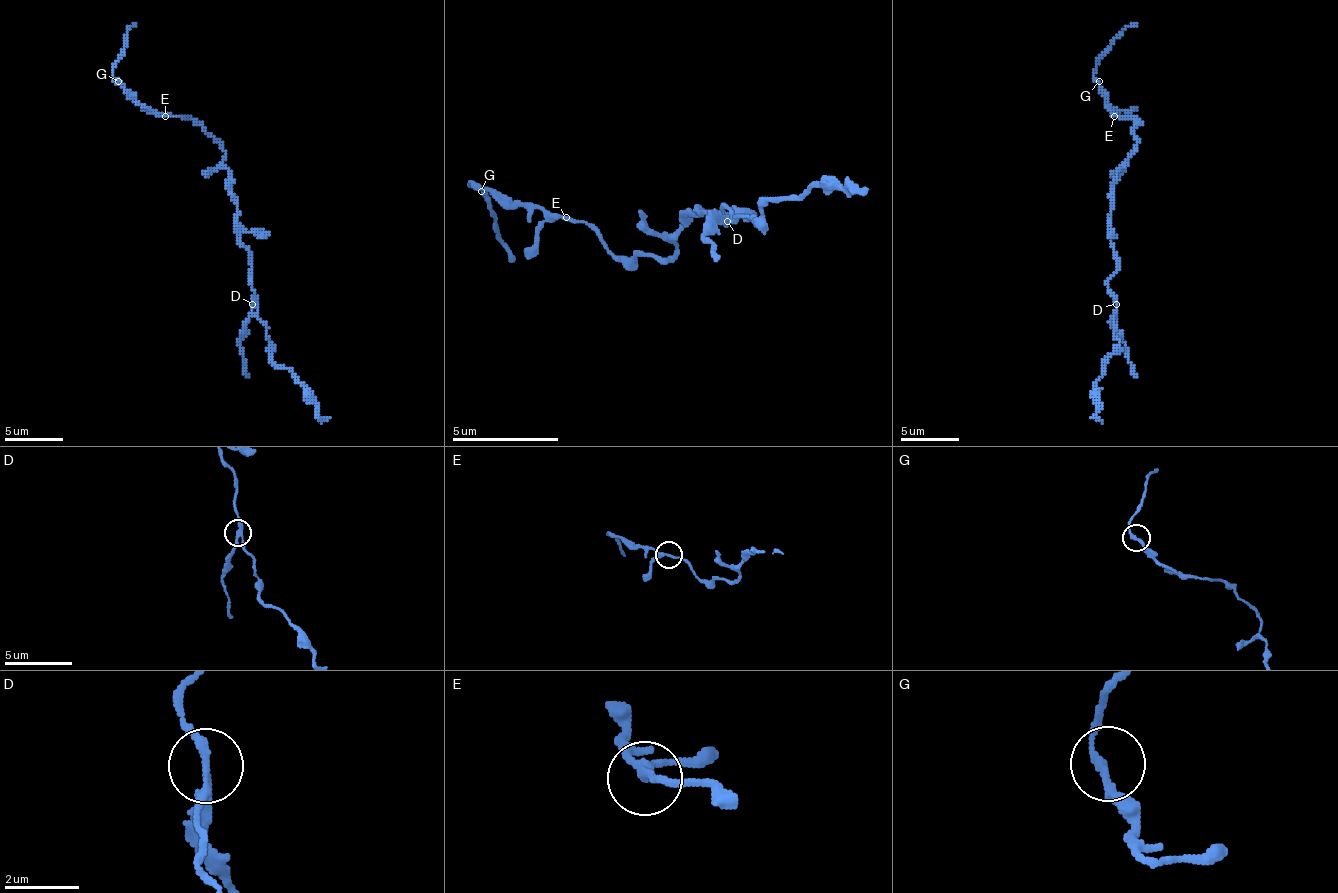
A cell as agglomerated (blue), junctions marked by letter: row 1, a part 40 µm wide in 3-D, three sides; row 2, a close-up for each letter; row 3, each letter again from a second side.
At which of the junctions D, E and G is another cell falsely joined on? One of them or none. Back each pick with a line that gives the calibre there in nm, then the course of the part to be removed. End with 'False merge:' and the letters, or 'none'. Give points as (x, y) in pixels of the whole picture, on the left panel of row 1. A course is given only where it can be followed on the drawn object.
D: 200 nm | (252, 304), (246, 333), (240, 342), (243, 371), (249, 377)
False merge: D

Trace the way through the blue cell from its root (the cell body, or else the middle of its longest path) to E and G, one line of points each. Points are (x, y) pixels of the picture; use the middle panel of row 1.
E: (689, 217), (673, 233), (678, 244), (662, 260), (651, 255), (614, 255), (593, 228), (566, 217)
G: (689, 217), (662, 260), (614, 255), (582, 223), (550, 217), (539, 207), (502, 207), (481, 191)

